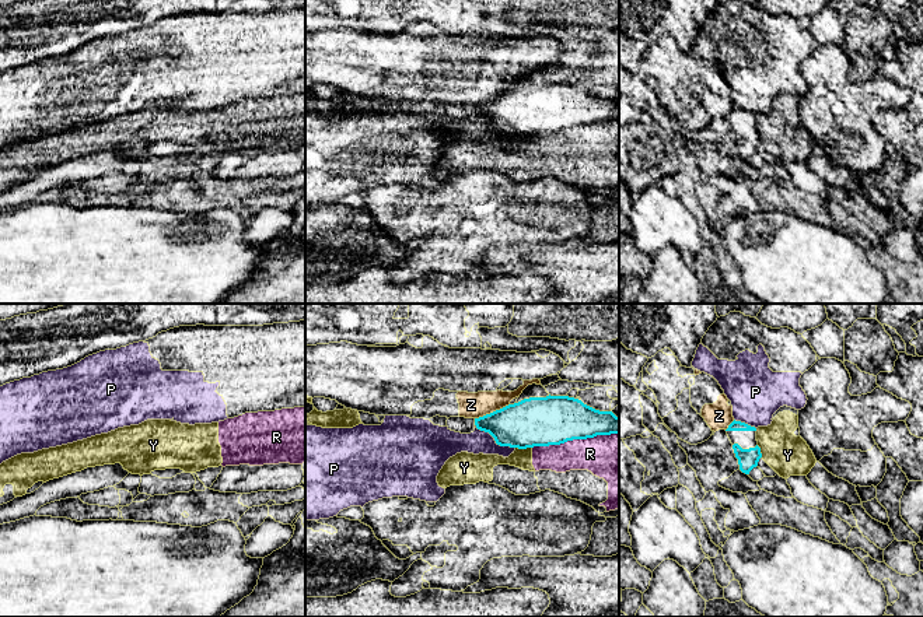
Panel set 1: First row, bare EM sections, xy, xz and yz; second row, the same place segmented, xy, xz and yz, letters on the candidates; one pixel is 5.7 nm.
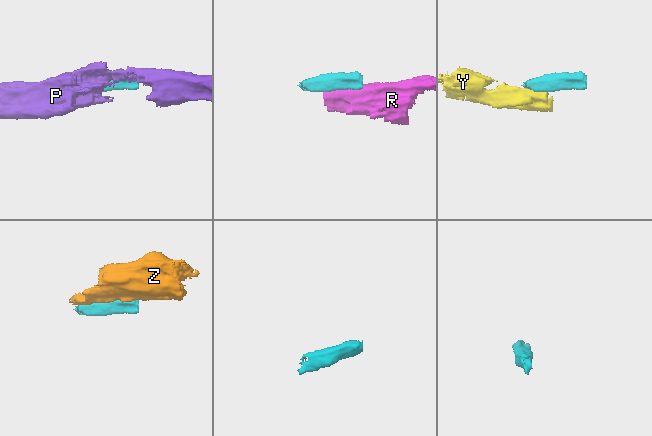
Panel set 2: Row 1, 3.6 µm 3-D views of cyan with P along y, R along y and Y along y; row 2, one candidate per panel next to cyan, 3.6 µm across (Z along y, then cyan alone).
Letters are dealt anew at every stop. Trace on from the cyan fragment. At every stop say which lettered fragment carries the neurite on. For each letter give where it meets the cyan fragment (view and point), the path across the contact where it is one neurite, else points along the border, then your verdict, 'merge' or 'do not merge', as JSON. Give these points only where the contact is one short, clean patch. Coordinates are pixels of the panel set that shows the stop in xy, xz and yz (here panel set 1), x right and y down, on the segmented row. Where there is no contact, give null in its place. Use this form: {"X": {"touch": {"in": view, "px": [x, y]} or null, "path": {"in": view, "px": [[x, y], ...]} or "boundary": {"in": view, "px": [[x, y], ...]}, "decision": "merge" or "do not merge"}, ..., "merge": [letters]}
{"P": {"touch": {"in": "xz", "px": [495, 440]}, "boundary": {"in": "xz", "px": [[475, 424], [486, 431], [497, 444], [514, 448]]}, "decision": "do not merge"}, "R": {"touch": {"in": "xz", "px": [574, 438]}, "decision": "do not merge"}, "Y": {"touch": {"in": "xz", "px": [524, 448]}, "boundary": {"in": "xz", "px": [[516, 447], [531, 448]]}, "decision": "do not merge"}, "Z": {"touch": {"in": "xz", "px": [493, 412]}, "decision": "do not merge"}, "merge": []}

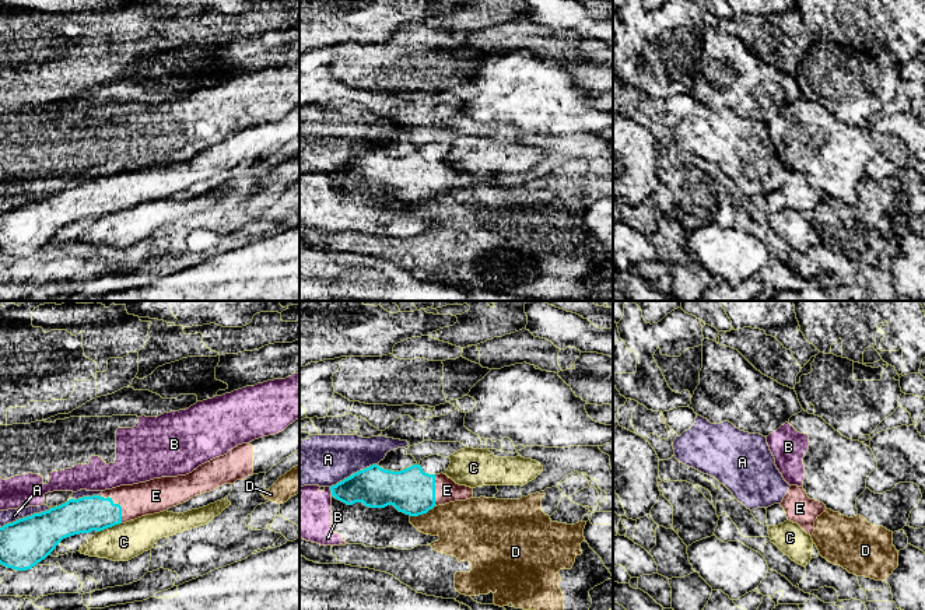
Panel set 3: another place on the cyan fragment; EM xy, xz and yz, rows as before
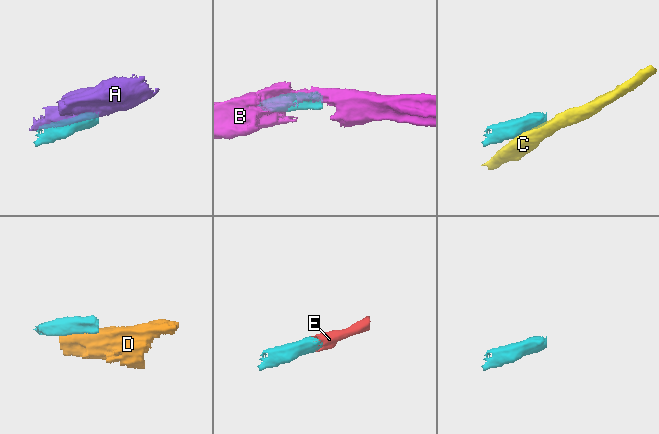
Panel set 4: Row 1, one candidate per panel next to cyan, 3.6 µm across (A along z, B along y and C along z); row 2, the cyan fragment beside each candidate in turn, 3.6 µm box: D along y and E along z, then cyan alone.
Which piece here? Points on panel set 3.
{"A": {"touch": {"in": "xy", "px": [27, 516]}, "decision": "do not merge"}, "B": {"touch": {"in": "xz", "px": [330, 490]}, "boundary": {"in": "xz", "px": [[329, 487], [332, 495]]}, "decision": "do not merge"}, "C": {"touch": {"in": "xy", "px": [109, 526]}, "decision": "do not merge"}, "D": {"touch": {"in": "xz", "px": [423, 512]}, "decision": "do not merge"}, "E": {"touch": {"in": "xy", "px": [118, 504]}, "path": {"in": "xy", "px": [[87, 514], [101, 512], [118, 504], [156, 495]]}, "decision": "merge"}, "merge": ["E"]}

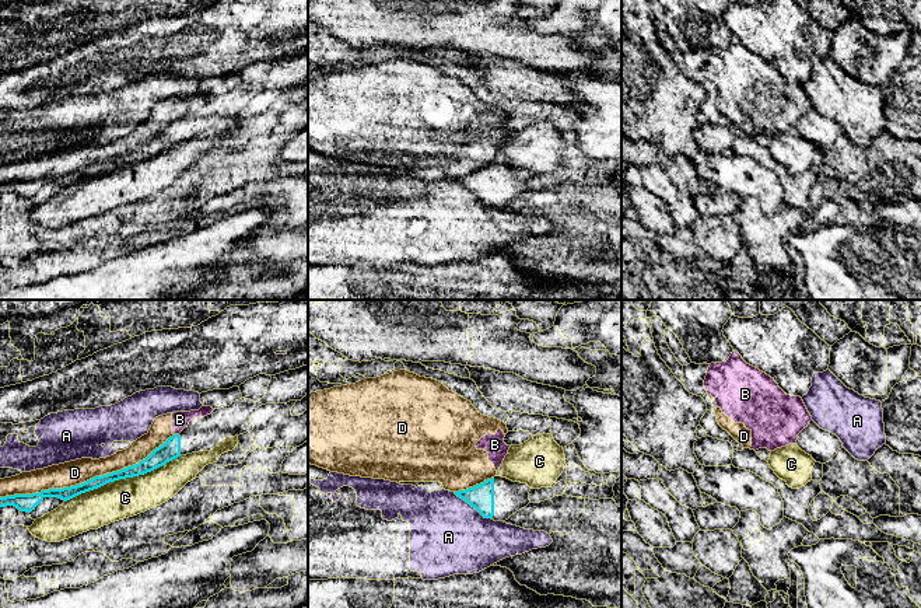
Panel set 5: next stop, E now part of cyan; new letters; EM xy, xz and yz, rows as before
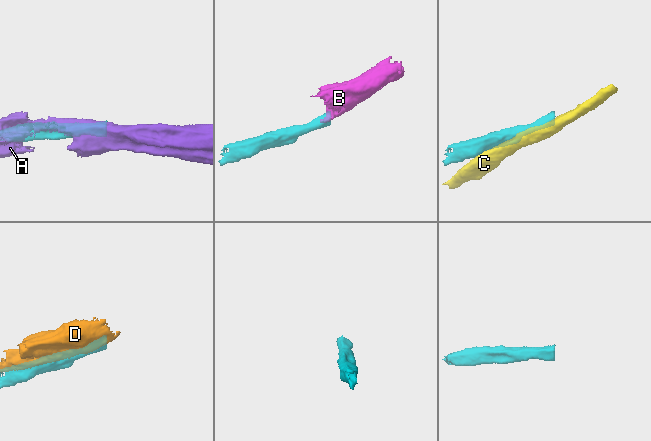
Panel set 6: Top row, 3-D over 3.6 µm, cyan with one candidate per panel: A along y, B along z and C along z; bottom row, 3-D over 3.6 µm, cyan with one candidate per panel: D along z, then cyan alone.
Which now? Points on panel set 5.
{"A": {"touch": {"in": "xz", "px": [472, 506]}, "decision": "do not merge"}, "B": {"touch": {"in": "xy", "px": [177, 434]}, "boundary": {"in": "xy", "px": [[174, 433], [178, 434]]}, "decision": "do not merge"}, "C": {"touch": {"in": "xy", "px": [122, 478]}, "decision": "do not merge"}, "D": {"touch": {"in": "xy", "px": [87, 481]}, "decision": "do not merge"}, "merge": []}

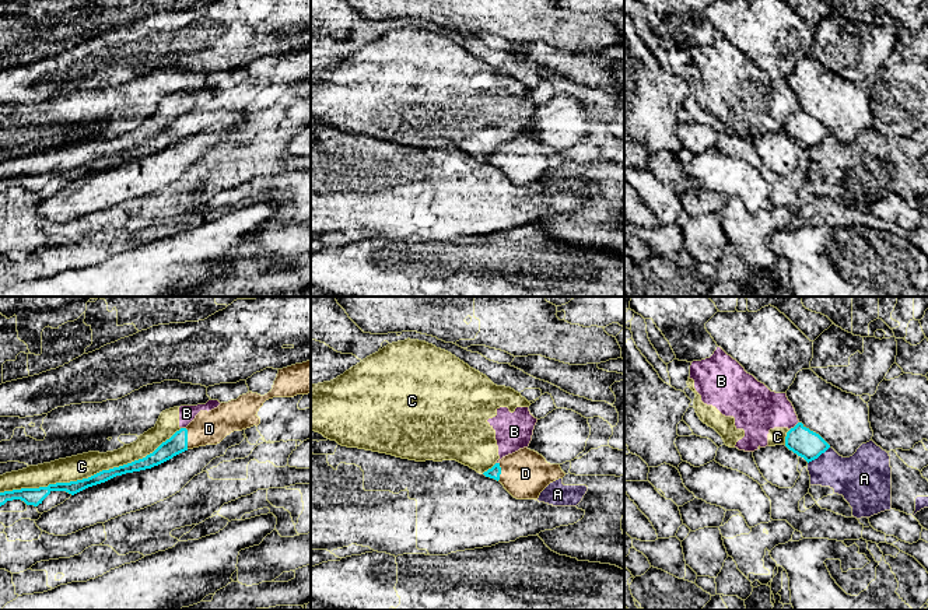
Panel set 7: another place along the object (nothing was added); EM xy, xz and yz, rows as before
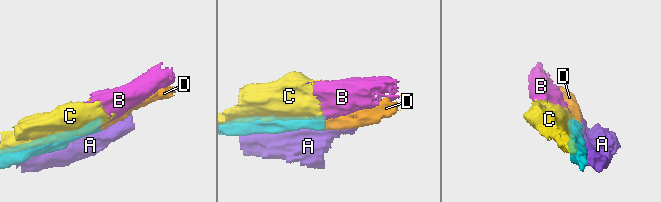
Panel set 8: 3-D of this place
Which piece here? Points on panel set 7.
{"A": {"touch": {"in": "yz", "px": [818, 456]}, "decision": "do not merge"}, "B": {"touch": {"in": "yz", "px": [795, 426]}, "boundary": {"in": "yz", "px": [[798, 421], [790, 430]]}, "decision": "do not merge"}, "C": {"touch": {"in": "xy", "px": [91, 476]}, "decision": "do not merge"}, "D": {"touch": {"in": "xy", "px": [186, 438]}, "path": {"in": "xy", "px": [[177, 444], [186, 438], [209, 428]]}, "decision": "merge"}, "merge": ["D"]}

